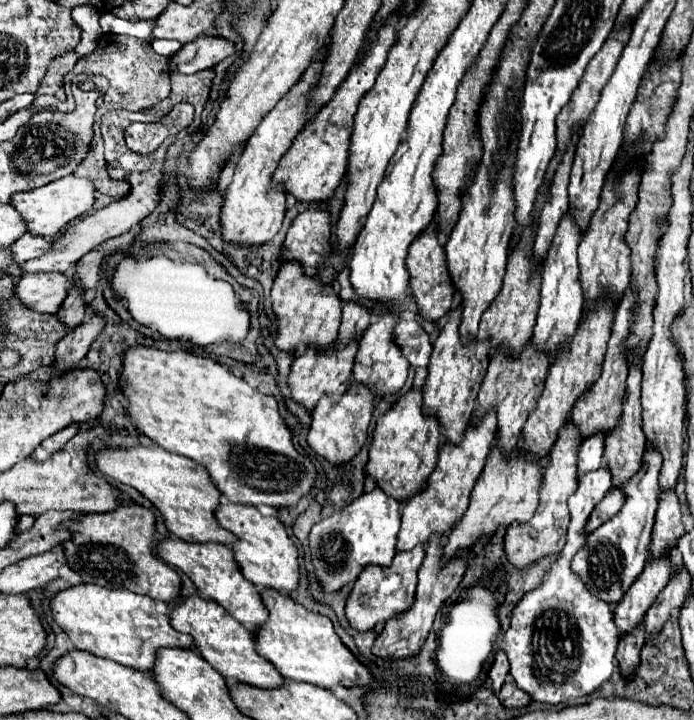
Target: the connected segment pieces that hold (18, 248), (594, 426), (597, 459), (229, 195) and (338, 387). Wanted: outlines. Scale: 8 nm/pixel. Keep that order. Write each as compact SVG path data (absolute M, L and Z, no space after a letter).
M22 235L20 239L16 239L8 251L12 261L16 263L24 263L28 259L40 257L42 253L46 253L46 249L50 249L52 241L50 239L42 239L42 237L30 237L30 235Z
M628 289L626 297L622 297L620 305L616 307L616 317L614 317L614 325L612 325L612 335L608 341L608 351L604 355L604 367L602 367L602 375L600 379L576 401L572 415L568 417L570 423L574 423L580 431L582 441L594 433L604 433L608 435L612 429L616 429L620 425L620 417L622 417L622 399L626 393L626 377L628 377L628 363L622 357L622 337L626 337L626 329L630 329L630 305L634 305L634 291Z
M590 437L590 441L584 441L578 451L578 473L594 471L602 465L604 455L604 441L602 437Z
M316 59L306 69L302 79L278 101L278 105L262 119L258 129L254 131L254 137L244 147L244 153L240 161L236 163L234 179L226 189L226 199L222 205L222 217L220 217L220 231L222 241L240 245L240 247L252 247L252 245L264 245L268 243L282 225L284 211L286 211L286 197L282 193L270 193L270 177L274 175L280 157L286 153L288 145L298 135L300 127L306 121L306 105L308 105L308 91L314 89L318 83L318 71L322 67L322 61Z
M352 341L348 343L342 351L316 351L312 347L308 347L300 357L294 359L290 375L288 375L288 387L292 391L290 399L302 407L306 407L308 411L312 411L318 403L318 399L322 395L328 395L332 399L332 403L338 403L338 399L346 393L346 389L350 387L350 369L354 365L354 355L358 351L358 343Z

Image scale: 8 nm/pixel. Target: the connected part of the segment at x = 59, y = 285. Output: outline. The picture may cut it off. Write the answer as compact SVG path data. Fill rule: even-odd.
M36 273L36 275L22 275L14 283L14 297L20 299L24 307L32 307L32 311L38 313L56 313L66 299L68 293L68 279L62 273Z

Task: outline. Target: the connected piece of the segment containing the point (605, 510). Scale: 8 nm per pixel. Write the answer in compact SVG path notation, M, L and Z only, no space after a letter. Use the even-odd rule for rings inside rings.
M610 489L610 493L606 493L606 497L590 513L590 519L586 523L586 533L598 529L598 525L608 521L614 513L618 513L620 507L622 507L622 489Z

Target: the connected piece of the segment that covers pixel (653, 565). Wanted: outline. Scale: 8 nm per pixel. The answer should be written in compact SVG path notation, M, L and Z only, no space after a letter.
M648 561L642 577L634 581L632 589L614 609L614 623L622 635L630 633L642 621L668 581L670 565L666 565L666 561Z

